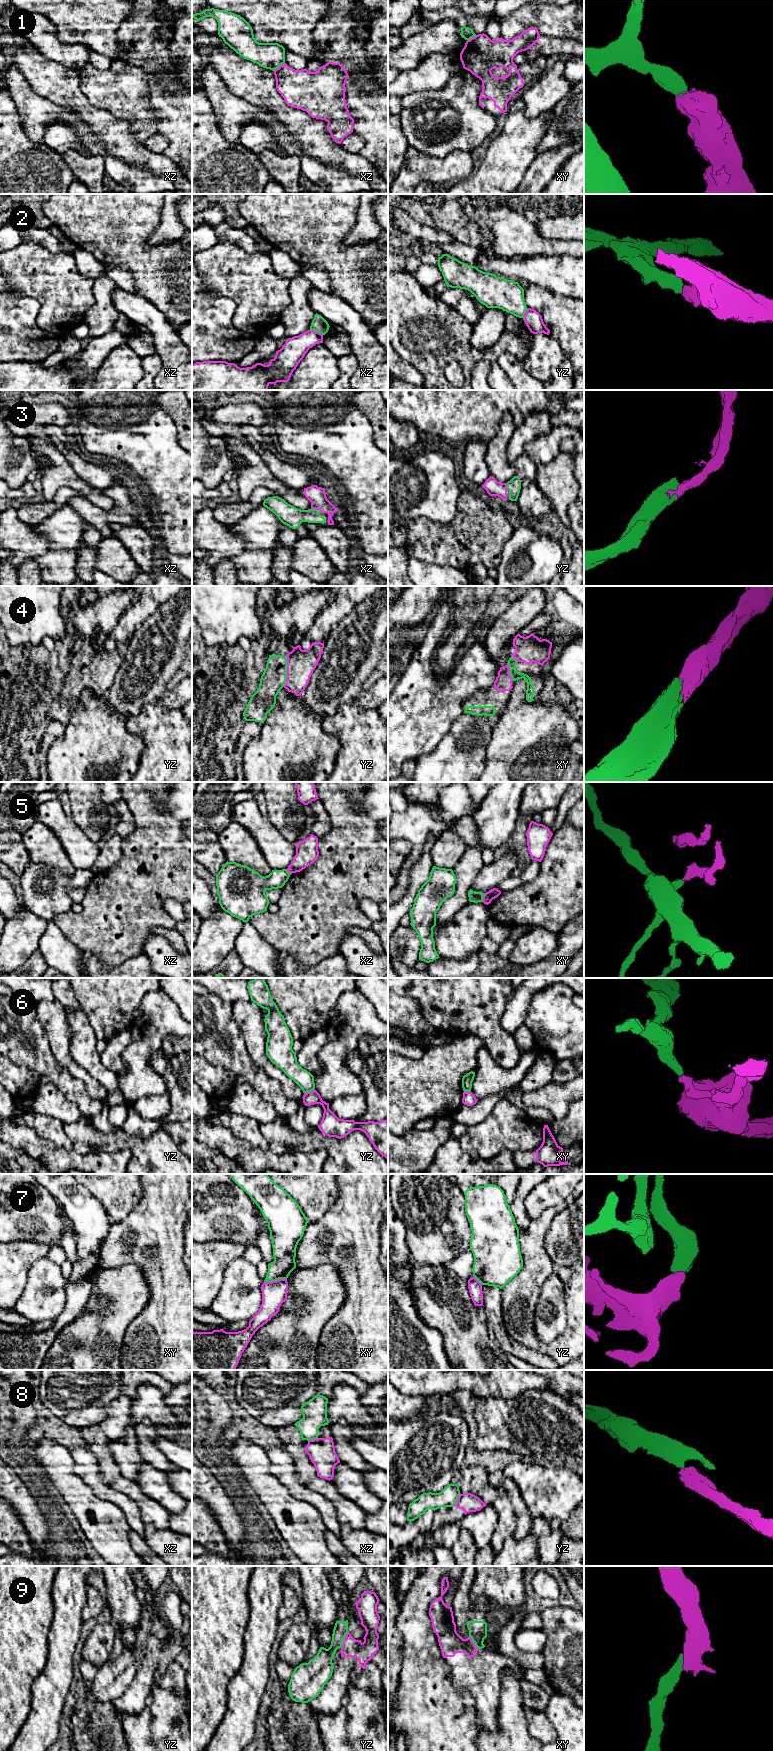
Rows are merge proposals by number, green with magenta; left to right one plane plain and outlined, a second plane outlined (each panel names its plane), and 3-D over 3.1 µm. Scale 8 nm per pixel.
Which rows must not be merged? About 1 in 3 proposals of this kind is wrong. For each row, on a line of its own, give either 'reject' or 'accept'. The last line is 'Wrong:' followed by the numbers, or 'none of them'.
1: reject
2: reject
3: accept
4: accept
5: reject
6: reject
7: reject
8: reject
9: reject
Wrong: 1, 2, 5, 6, 7, 8, 9

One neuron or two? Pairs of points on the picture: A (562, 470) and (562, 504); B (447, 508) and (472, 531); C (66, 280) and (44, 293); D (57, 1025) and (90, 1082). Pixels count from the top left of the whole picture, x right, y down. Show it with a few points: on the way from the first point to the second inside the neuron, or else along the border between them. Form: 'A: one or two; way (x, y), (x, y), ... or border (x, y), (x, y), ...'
A: one; way (562, 478), (562, 496)
B: two; border (463, 492), (458, 499), (458, 510), (449, 524)
C: one; way (61, 283), (54, 283), (49, 288)
D: one; way (59, 1040), (62, 1056), (75, 1069)

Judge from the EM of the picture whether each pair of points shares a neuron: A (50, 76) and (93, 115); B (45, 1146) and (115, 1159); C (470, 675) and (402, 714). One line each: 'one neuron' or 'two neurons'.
A: one neuron
B: one neuron
C: one neuron

